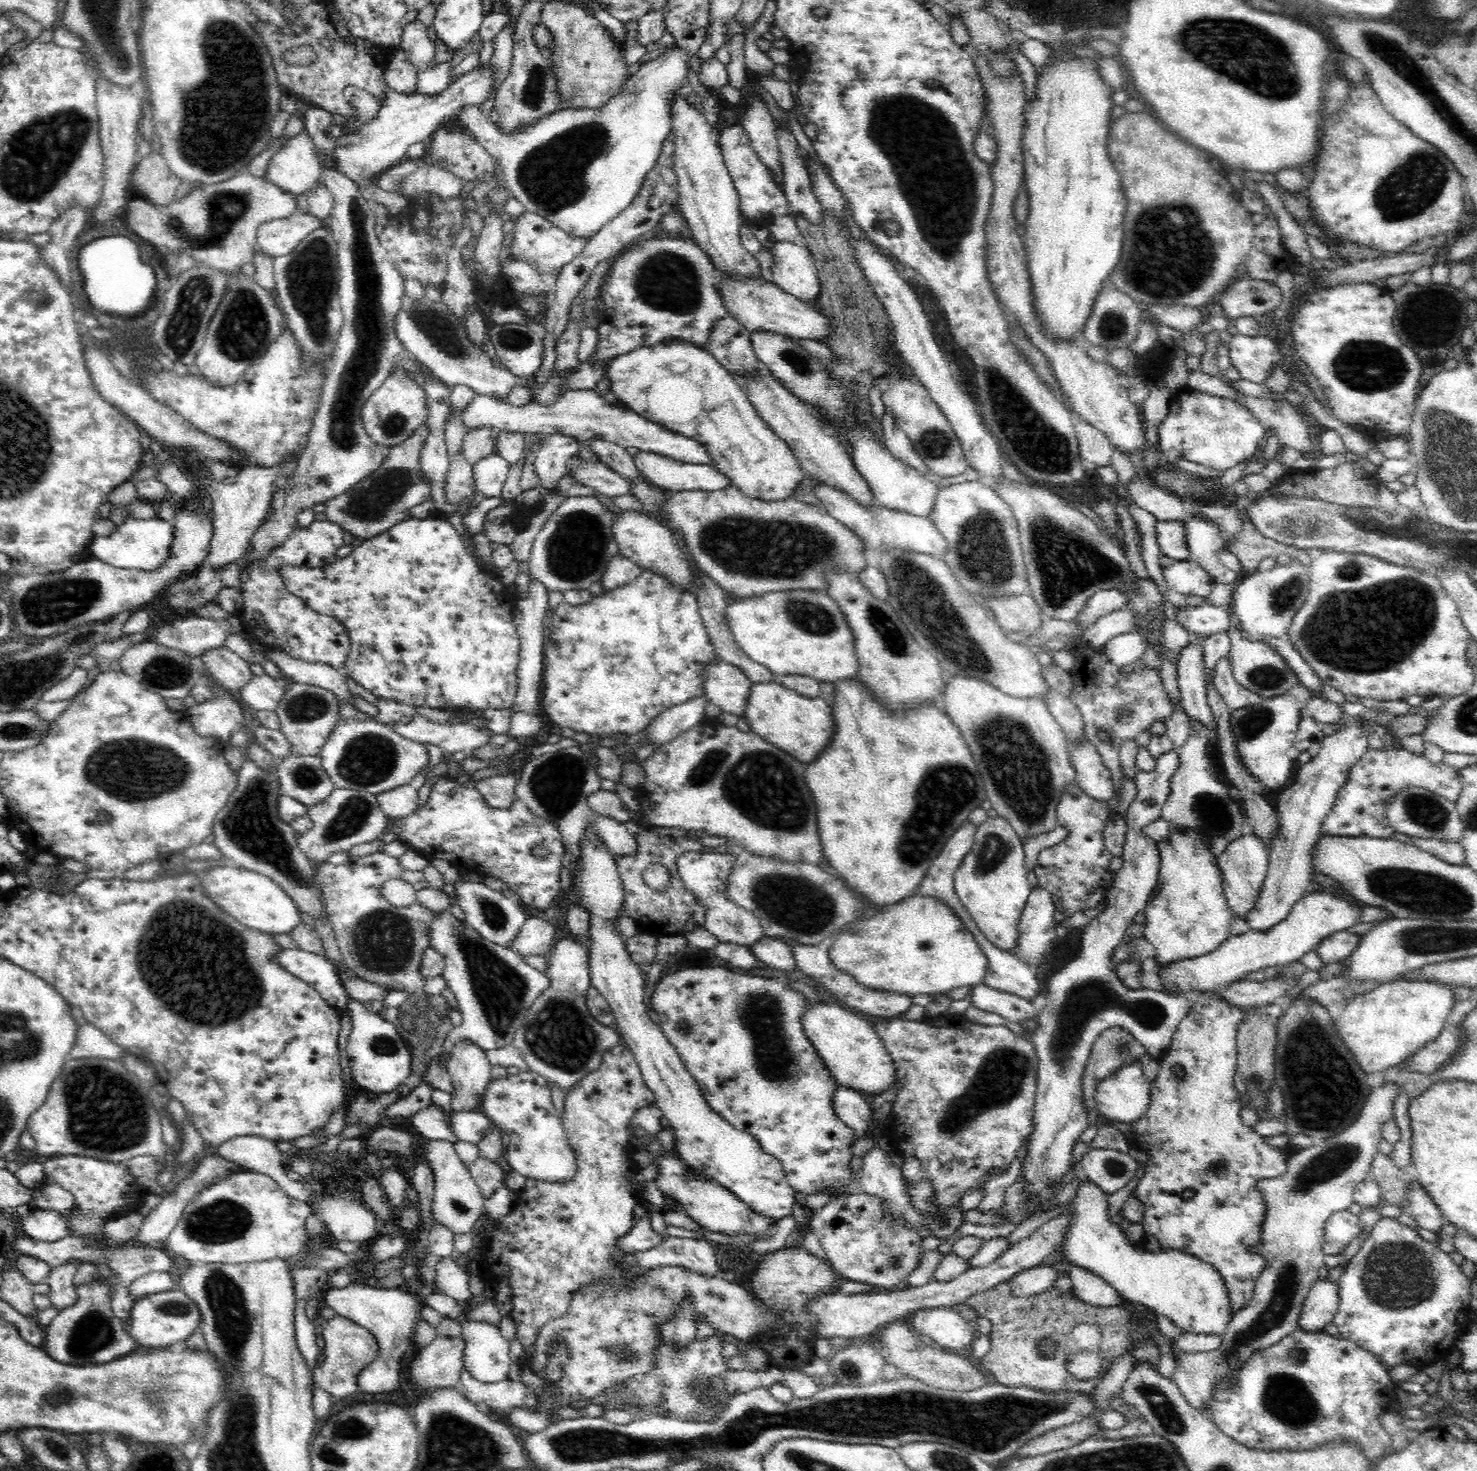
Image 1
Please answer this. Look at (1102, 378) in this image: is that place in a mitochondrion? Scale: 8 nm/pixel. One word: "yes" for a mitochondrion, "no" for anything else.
no

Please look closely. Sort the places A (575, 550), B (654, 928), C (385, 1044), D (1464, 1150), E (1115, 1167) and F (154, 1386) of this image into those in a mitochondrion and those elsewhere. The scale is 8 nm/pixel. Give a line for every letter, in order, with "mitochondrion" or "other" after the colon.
A: mitochondrion
B: other
C: mitochondrion
D: other
E: mitochondrion
F: mitochondrion

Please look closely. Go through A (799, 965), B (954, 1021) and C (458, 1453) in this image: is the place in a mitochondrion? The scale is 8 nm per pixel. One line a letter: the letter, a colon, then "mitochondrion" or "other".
A: other
B: other
C: mitochondrion

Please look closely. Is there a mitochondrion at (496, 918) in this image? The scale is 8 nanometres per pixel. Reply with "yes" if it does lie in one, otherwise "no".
yes

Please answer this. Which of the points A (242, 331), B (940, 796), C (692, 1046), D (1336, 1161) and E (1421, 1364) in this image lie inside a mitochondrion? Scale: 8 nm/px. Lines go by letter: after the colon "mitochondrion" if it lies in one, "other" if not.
A: mitochondrion
B: mitochondrion
C: other
D: mitochondrion
E: other

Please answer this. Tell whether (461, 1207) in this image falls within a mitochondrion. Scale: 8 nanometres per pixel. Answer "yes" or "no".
yes

